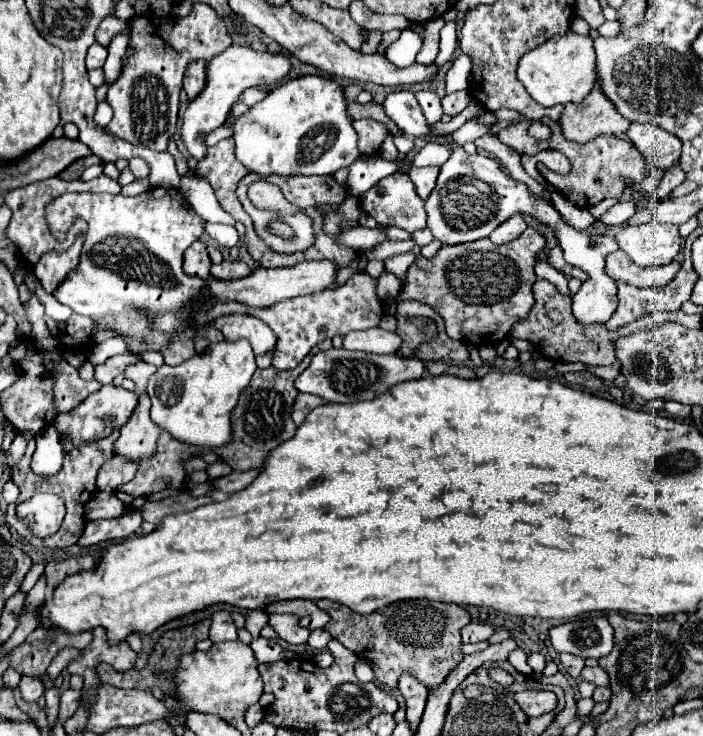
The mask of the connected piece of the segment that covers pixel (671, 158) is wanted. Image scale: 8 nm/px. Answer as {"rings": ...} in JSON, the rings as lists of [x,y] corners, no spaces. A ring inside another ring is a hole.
{"rings":[[[630,124],[626,136],[646,158],[650,168],[672,168],[678,158],[682,144],[680,140],[654,124]]]}

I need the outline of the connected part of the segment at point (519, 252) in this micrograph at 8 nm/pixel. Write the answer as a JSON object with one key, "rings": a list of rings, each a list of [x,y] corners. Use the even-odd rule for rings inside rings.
{"rings":[[[526,228],[520,238],[506,244],[494,244],[490,242],[490,238],[482,238],[478,242],[456,244],[452,248],[442,246],[434,258],[428,260],[424,256],[418,256],[416,262],[408,268],[406,286],[396,296],[396,304],[404,300],[422,302],[434,308],[442,316],[446,324],[446,334],[450,338],[460,340],[464,344],[474,344],[474,346],[496,346],[508,336],[512,324],[528,316],[534,304],[534,296],[532,296],[532,284],[536,276],[534,264],[544,254],[544,246],[546,246],[546,238],[534,228]]]}

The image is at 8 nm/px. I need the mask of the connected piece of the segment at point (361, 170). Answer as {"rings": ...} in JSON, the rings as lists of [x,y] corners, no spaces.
{"rings":[[[360,156],[360,162],[356,162],[354,168],[350,168],[348,176],[348,188],[350,192],[362,196],[364,190],[378,184],[382,178],[396,174],[402,168],[402,160],[384,160],[380,156]]]}

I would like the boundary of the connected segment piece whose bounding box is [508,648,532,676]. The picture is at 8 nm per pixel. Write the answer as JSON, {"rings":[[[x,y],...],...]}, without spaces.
{"rings":[[[516,648],[516,650],[509,655],[508,661],[518,670],[518,672],[524,672],[526,676],[532,674],[532,668],[526,664],[526,652],[524,652],[524,650]]]}

